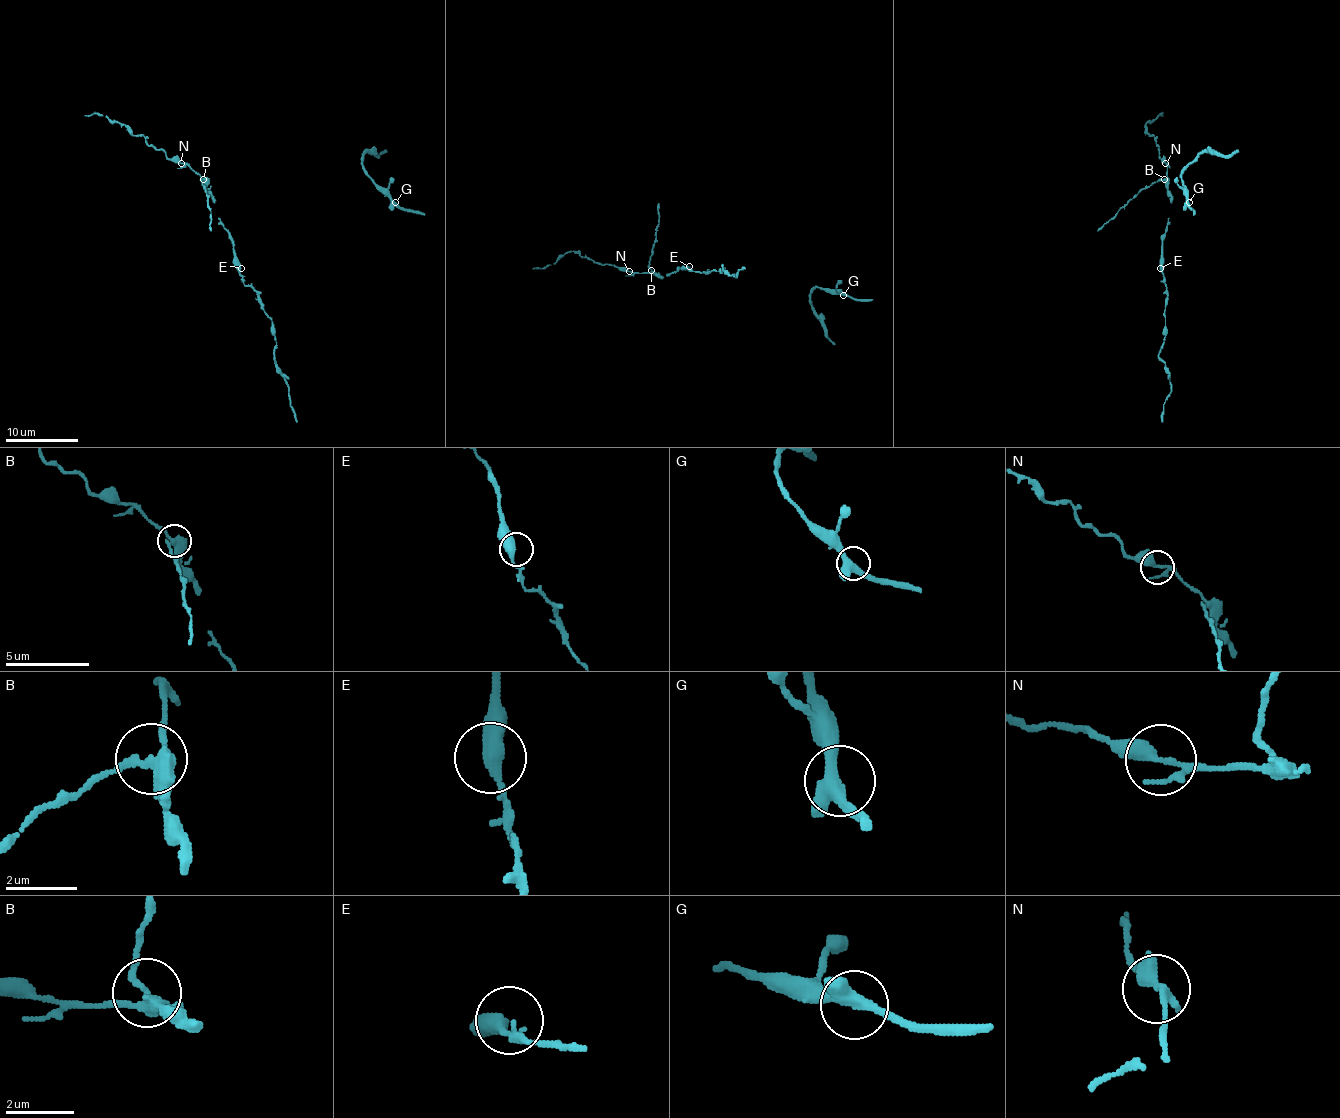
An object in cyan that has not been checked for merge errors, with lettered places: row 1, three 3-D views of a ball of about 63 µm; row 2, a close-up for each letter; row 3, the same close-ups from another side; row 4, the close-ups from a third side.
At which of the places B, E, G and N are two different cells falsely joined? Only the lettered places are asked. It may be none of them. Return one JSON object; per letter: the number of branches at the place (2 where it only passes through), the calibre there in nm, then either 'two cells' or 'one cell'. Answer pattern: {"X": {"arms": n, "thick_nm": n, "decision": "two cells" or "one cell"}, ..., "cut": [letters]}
{"B": {"arms": 3, "thick_nm": 360, "decision": "two cells"}, "E": {"arms": 2, "thick_nm": 400, "decision": "one cell"}, "G": {"arms": 3, "thick_nm": 360, "decision": "one cell"}, "N": {"arms": 3, "thick_nm": 280, "decision": "one cell"}, "cut": ["B"]}

